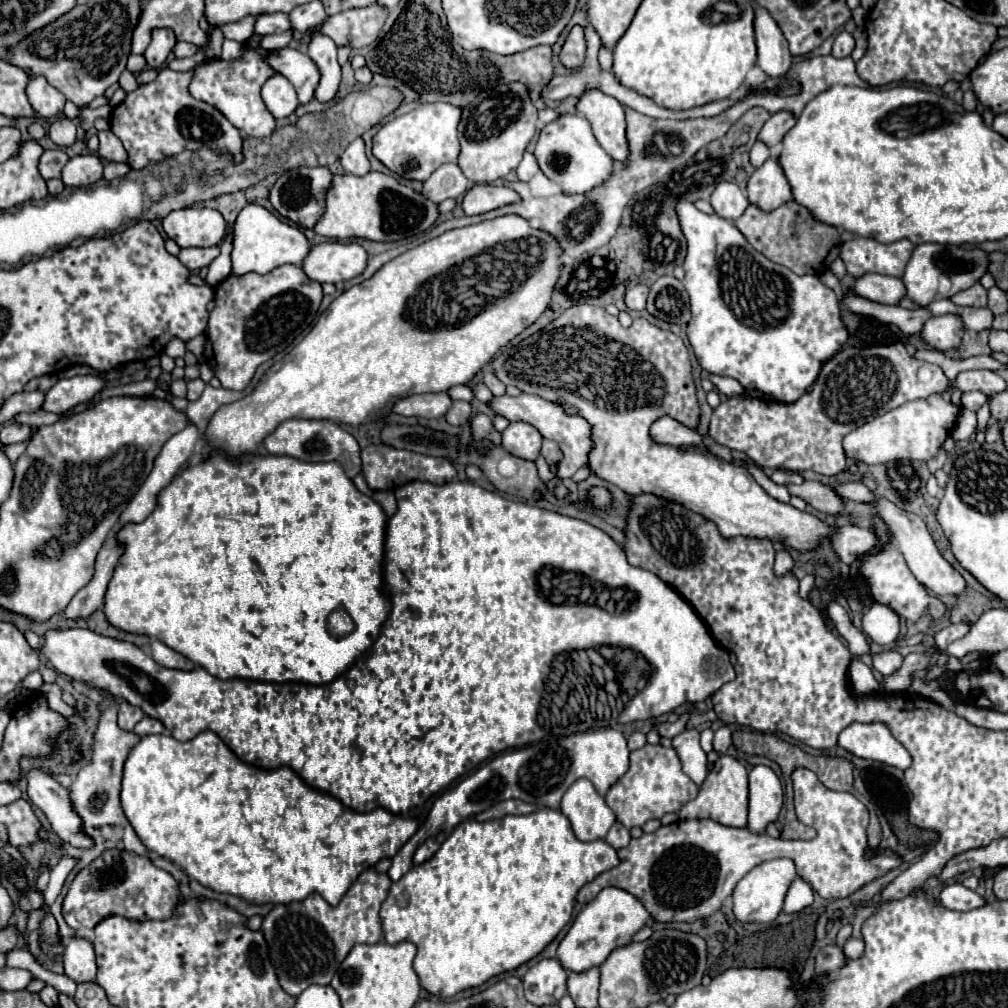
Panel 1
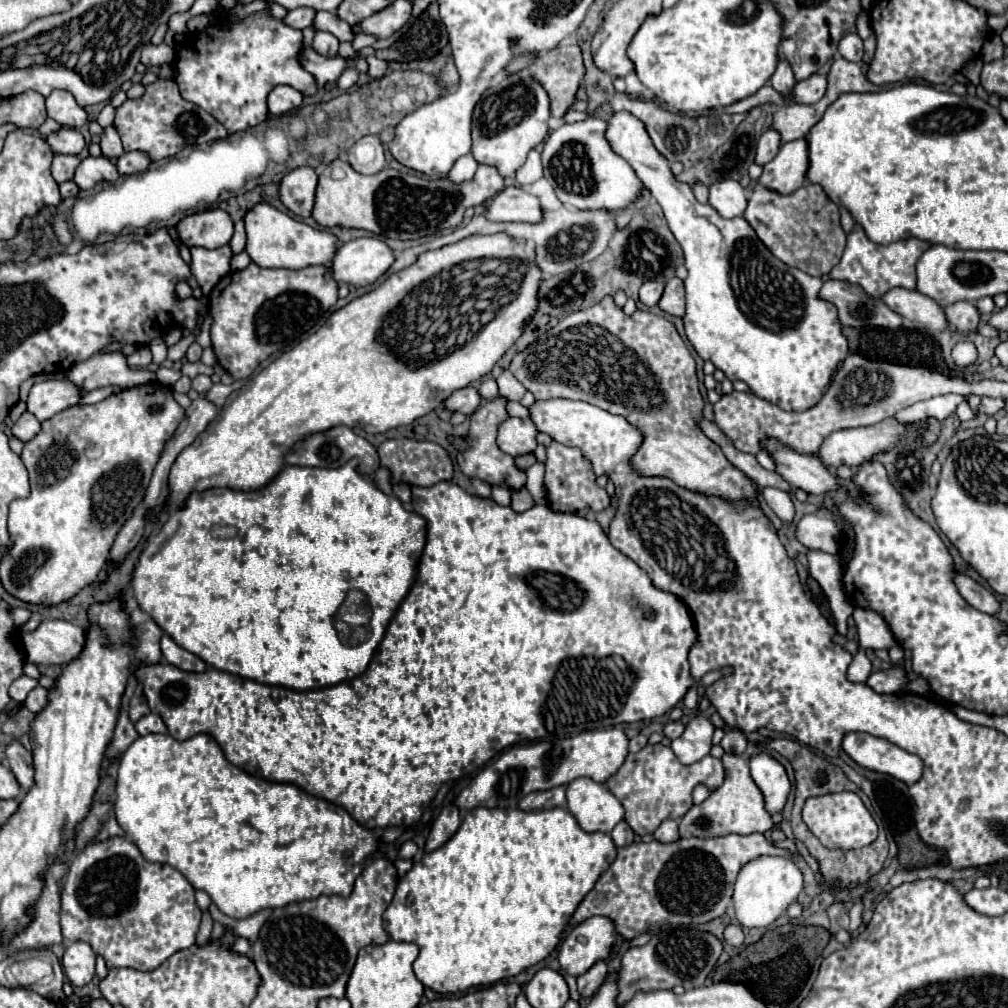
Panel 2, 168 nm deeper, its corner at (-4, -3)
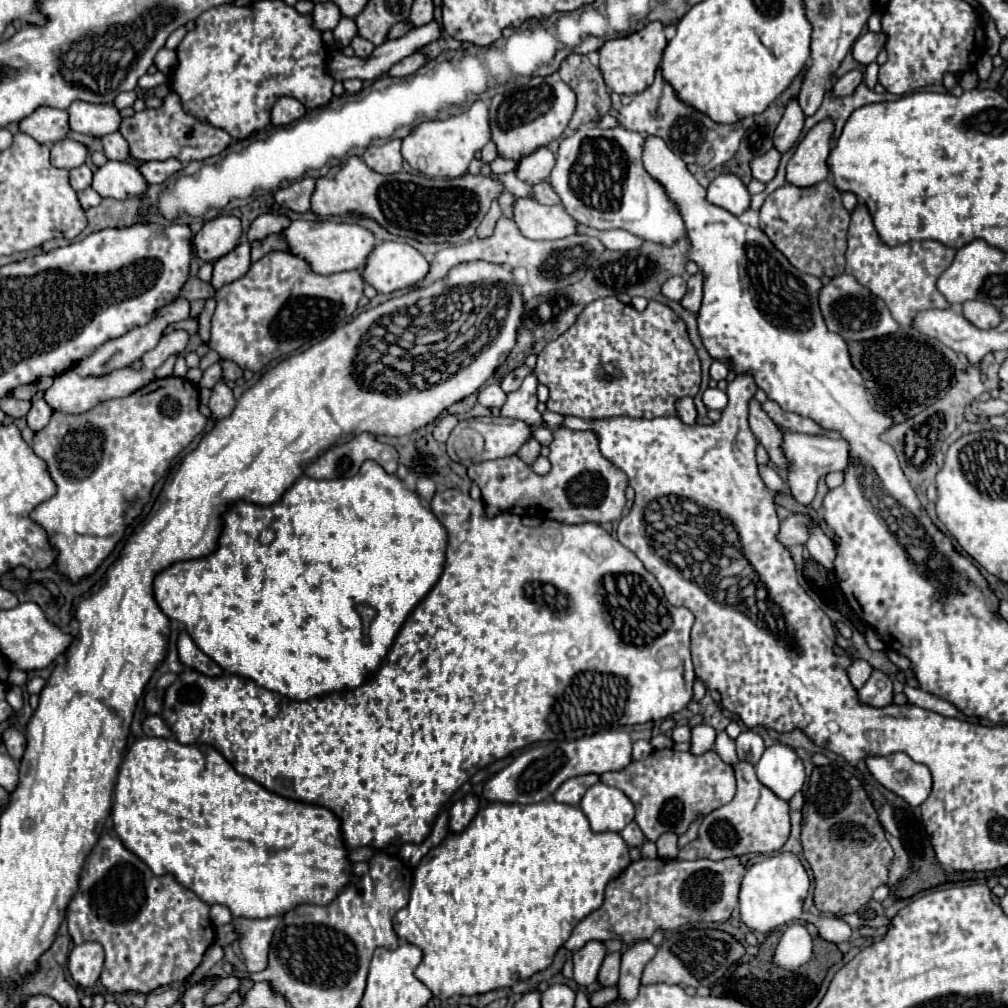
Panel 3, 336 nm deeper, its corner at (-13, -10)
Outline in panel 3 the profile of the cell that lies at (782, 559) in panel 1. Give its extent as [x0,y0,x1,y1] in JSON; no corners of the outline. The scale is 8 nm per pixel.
[759,465,783,493]

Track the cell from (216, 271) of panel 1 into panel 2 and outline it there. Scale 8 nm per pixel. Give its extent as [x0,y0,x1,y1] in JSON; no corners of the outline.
[228,220,246,254]

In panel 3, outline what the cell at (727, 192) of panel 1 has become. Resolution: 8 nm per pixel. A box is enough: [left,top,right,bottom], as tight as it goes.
[707,173,751,215]

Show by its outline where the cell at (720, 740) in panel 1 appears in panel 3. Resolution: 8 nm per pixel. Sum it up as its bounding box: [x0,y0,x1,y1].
[735,729,765,765]

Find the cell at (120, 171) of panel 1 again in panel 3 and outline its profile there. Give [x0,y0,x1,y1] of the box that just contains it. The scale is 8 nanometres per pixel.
[139,159,185,185]

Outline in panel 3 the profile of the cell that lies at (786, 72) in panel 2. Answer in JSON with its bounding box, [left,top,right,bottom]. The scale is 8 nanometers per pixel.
[775,99,805,153]

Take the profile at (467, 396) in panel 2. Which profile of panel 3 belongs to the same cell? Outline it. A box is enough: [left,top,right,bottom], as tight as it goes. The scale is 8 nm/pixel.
[479,383,507,409]

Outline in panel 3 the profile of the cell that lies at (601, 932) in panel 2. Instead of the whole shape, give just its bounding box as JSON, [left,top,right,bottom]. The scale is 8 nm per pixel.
[573,941,607,987]

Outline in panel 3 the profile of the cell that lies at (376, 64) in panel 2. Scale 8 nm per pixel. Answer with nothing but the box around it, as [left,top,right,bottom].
[389,53,429,77]

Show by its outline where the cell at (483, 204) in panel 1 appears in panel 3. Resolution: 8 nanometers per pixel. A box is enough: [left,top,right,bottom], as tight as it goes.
[515,199,579,239]

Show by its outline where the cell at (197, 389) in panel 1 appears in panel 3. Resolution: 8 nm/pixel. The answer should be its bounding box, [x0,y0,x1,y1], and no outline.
[199,363,221,389]

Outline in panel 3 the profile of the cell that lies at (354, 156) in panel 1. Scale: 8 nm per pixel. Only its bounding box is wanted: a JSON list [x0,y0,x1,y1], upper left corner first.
[363,139,403,173]

